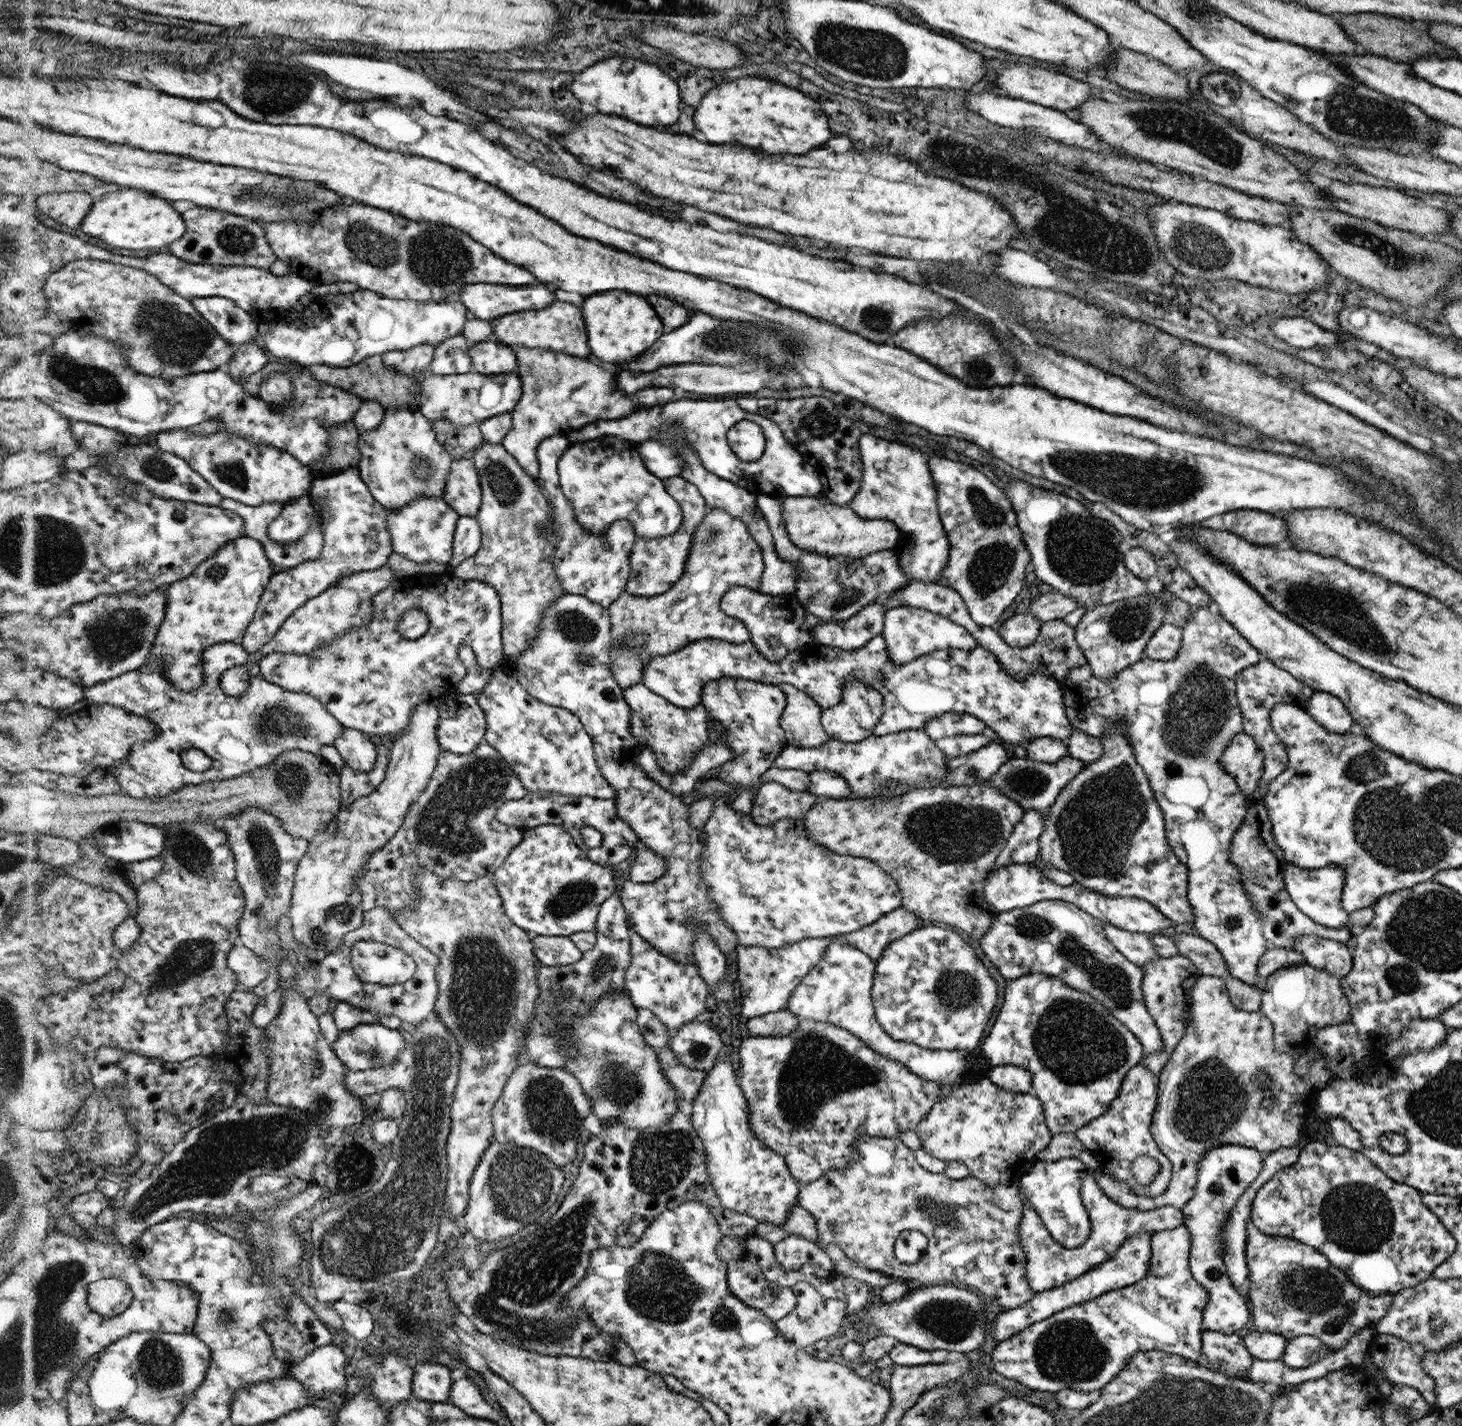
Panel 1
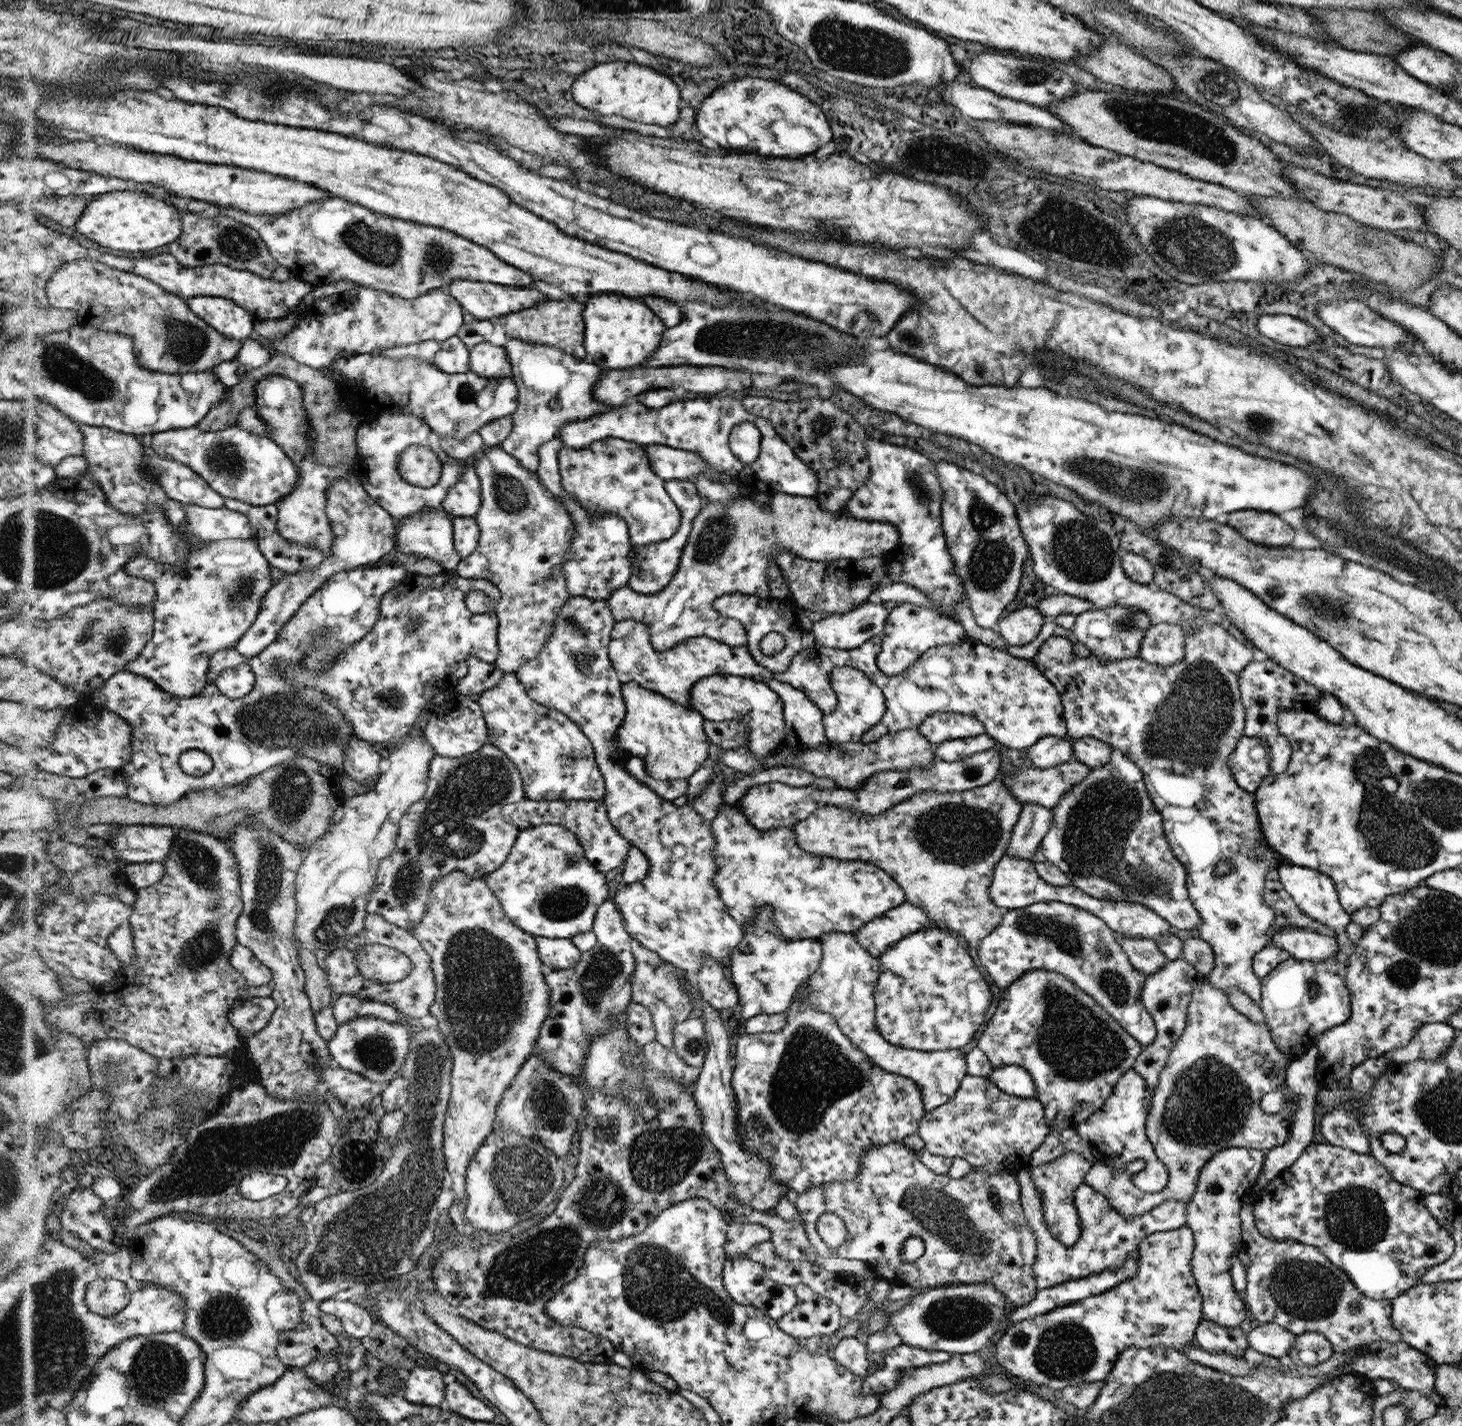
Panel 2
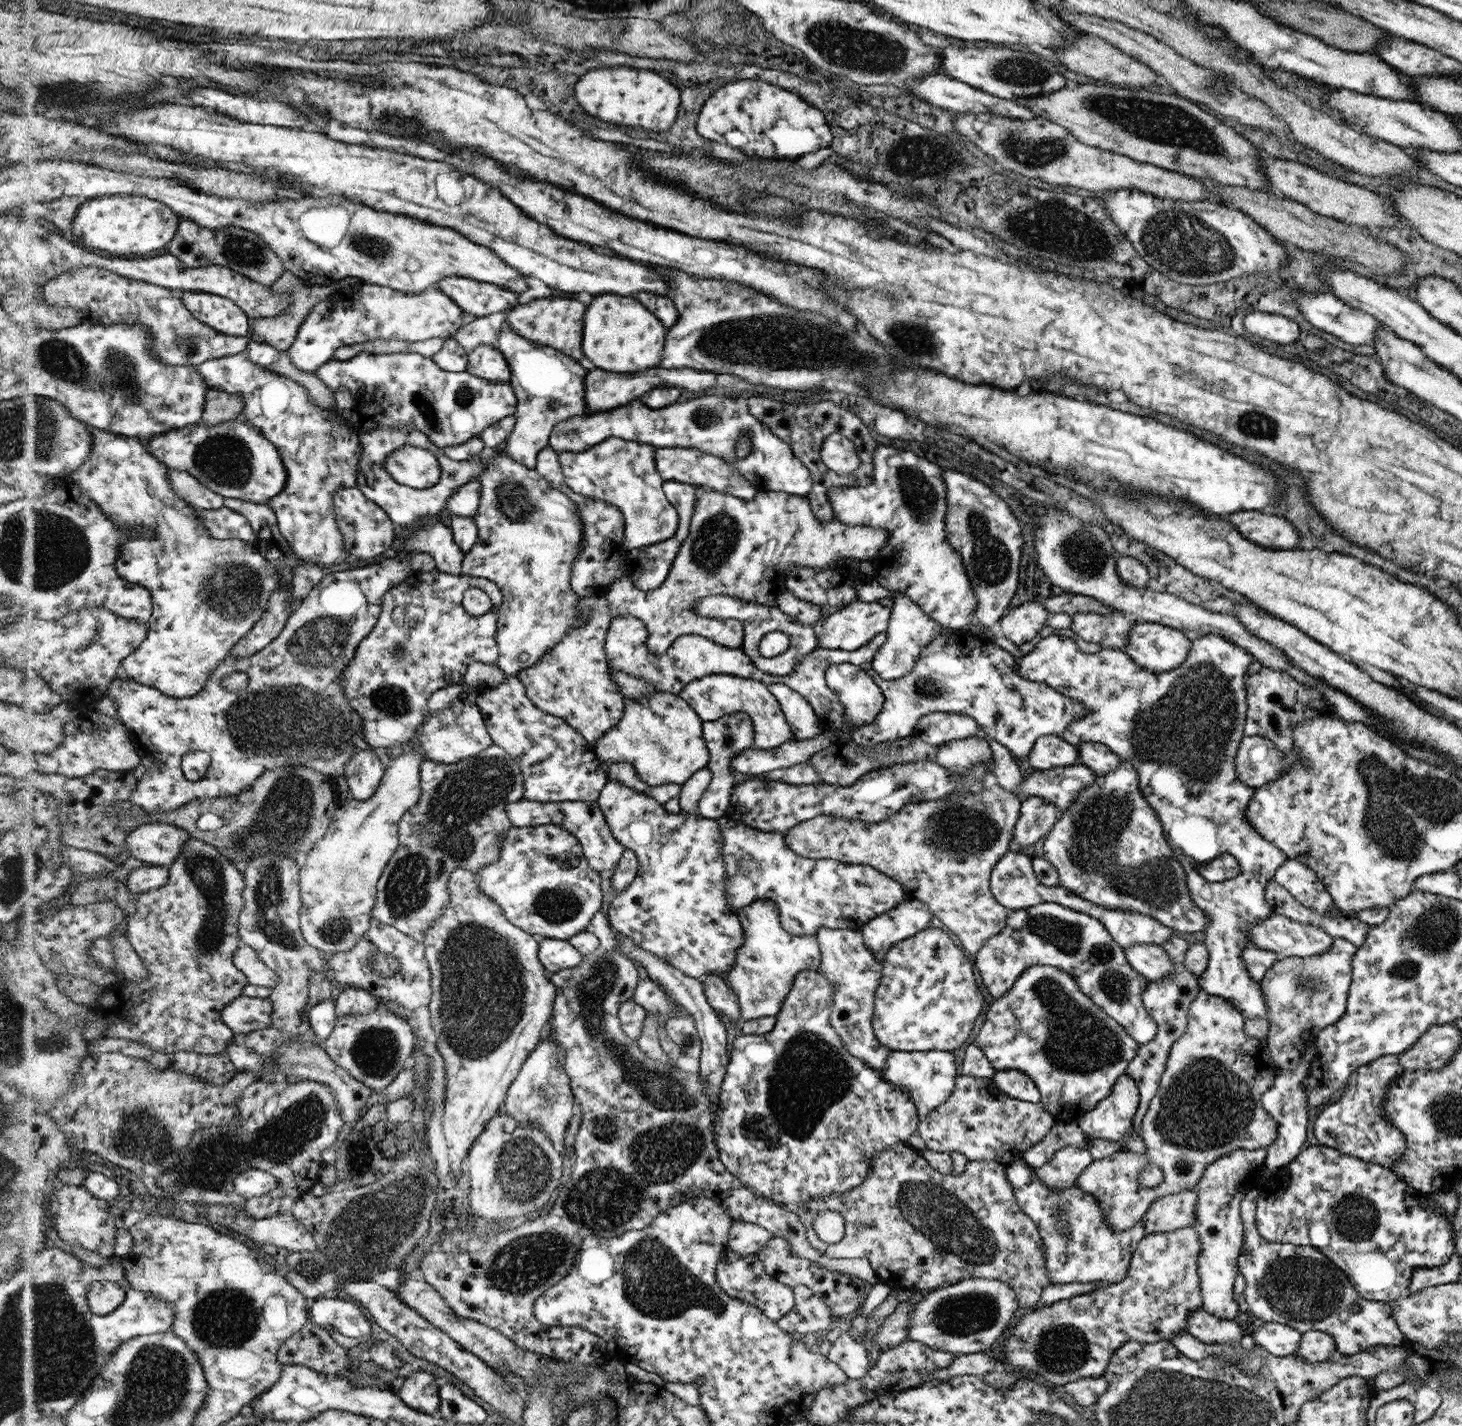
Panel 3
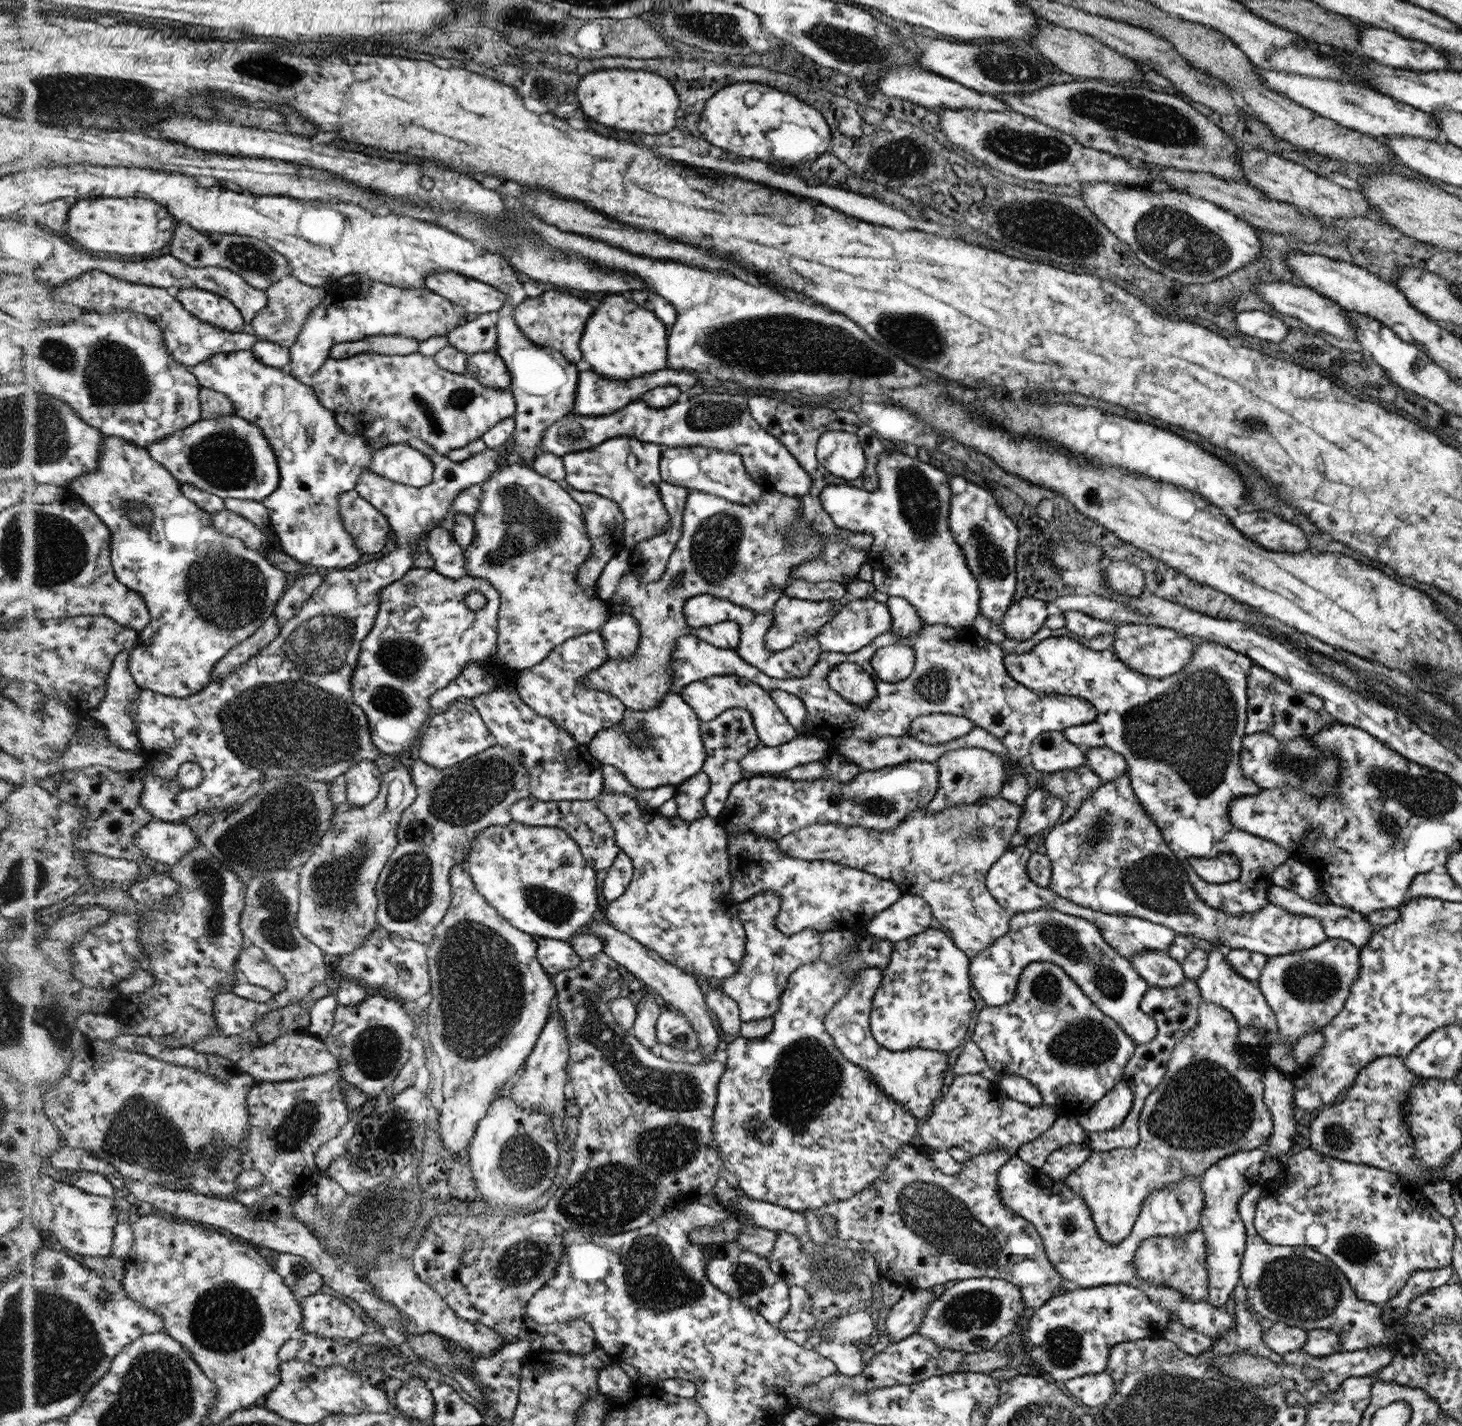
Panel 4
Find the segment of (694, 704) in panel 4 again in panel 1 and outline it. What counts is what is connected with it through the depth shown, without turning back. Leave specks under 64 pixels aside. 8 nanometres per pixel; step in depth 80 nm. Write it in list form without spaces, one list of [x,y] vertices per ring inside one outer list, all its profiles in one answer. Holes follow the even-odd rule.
[[[723,677],[703,686],[700,703],[706,708],[709,719],[723,726],[724,734],[720,738],[724,740],[724,746],[734,754],[731,760],[717,766],[711,775],[724,783],[739,785],[740,790],[725,792],[719,797],[735,809],[735,812],[750,816],[754,796],[758,792],[758,780],[767,770],[773,768],[775,757],[785,746],[781,716],[786,706],[786,695],[775,685]]]

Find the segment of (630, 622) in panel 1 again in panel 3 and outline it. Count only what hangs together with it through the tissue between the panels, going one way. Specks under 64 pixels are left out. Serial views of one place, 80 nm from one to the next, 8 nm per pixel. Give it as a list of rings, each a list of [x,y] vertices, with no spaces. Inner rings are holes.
[[[705,490],[696,492],[695,520],[691,520],[691,536],[686,536],[683,548],[678,548],[675,568],[670,568],[665,580],[655,590],[643,592],[633,585],[631,579],[623,575],[621,579],[610,584],[605,594],[606,604],[611,616],[629,615],[637,618],[646,630],[647,648],[651,654],[663,655],[671,643],[679,636],[697,635],[707,640],[725,645],[727,648],[740,648],[743,637],[742,625],[734,619],[699,618],[694,612],[694,603],[715,594],[730,594],[740,600],[751,602],[755,597],[767,598],[773,607],[776,599],[784,591],[784,576],[788,568],[794,566],[823,567],[839,557],[853,557],[855,560],[872,560],[875,554],[886,546],[890,532],[885,528],[868,526],[850,526],[832,517],[822,522],[814,516],[810,503],[804,495],[792,495],[786,492],[757,491],[751,500],[741,500],[720,492]]]

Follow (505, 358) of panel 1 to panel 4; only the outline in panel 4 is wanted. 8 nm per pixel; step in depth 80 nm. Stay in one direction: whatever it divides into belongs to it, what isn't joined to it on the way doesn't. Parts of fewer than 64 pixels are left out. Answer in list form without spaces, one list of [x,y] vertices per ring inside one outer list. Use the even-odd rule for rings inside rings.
[[[493,351],[467,355],[463,374],[467,377],[474,377],[483,387],[491,389],[508,389],[510,387],[509,370],[502,357]]]

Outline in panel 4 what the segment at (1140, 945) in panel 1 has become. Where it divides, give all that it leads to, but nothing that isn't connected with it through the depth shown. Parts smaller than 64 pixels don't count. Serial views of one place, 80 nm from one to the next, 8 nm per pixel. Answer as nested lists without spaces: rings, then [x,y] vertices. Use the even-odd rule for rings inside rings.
[[[1142,950],[1134,954],[1134,958],[1130,958],[1130,961],[1149,986],[1173,988],[1186,980],[1181,964],[1166,952]]]

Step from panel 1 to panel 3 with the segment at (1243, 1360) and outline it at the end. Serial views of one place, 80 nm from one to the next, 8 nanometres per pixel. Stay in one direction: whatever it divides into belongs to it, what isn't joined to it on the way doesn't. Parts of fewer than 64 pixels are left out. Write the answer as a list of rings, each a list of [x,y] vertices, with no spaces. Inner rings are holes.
[[[1202,1307],[1190,1312],[1186,1331],[1203,1341],[1203,1344],[1227,1344],[1229,1347],[1239,1347],[1245,1342],[1242,1327],[1234,1320],[1222,1321],[1220,1318],[1212,1317]]]

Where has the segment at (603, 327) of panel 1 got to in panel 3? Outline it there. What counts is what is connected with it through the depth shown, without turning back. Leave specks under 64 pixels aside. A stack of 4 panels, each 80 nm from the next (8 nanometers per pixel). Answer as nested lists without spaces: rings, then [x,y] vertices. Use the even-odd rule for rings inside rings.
[[[592,296],[582,318],[582,352],[594,368],[607,372],[639,372],[659,366],[663,350],[664,324],[633,296]]]

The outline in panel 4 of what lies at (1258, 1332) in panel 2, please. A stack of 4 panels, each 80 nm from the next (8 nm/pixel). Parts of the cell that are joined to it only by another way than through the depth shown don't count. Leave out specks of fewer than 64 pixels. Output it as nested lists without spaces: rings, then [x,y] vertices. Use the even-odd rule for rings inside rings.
[[[1273,1323],[1272,1326],[1263,1333],[1262,1339],[1272,1352],[1285,1354],[1296,1352],[1303,1347],[1307,1331],[1297,1327],[1285,1326],[1283,1323]]]

